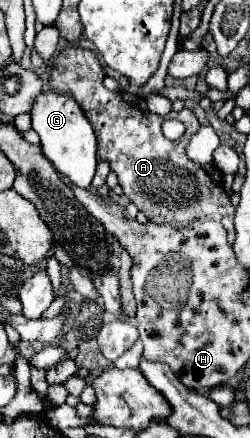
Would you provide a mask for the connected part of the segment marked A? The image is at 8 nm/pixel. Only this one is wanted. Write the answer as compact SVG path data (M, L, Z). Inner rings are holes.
M66 47L52 59L52 67L54 69L48 83L50 89L68 93L80 103L82 111L96 131L96 159L110 163L110 169L118 175L124 195L148 217L148 221L186 227L196 219L214 219L220 221L228 231L228 241L234 241L234 205L222 191L222 173L216 169L216 175L210 175L204 167L192 163L184 153L190 137L200 127L190 109L184 107L179 112L171 111L171 118L181 121L186 131L180 139L168 141L162 135L164 117L150 113L146 107L146 99L128 91L110 93L104 89L104 67L94 51L82 47Z

